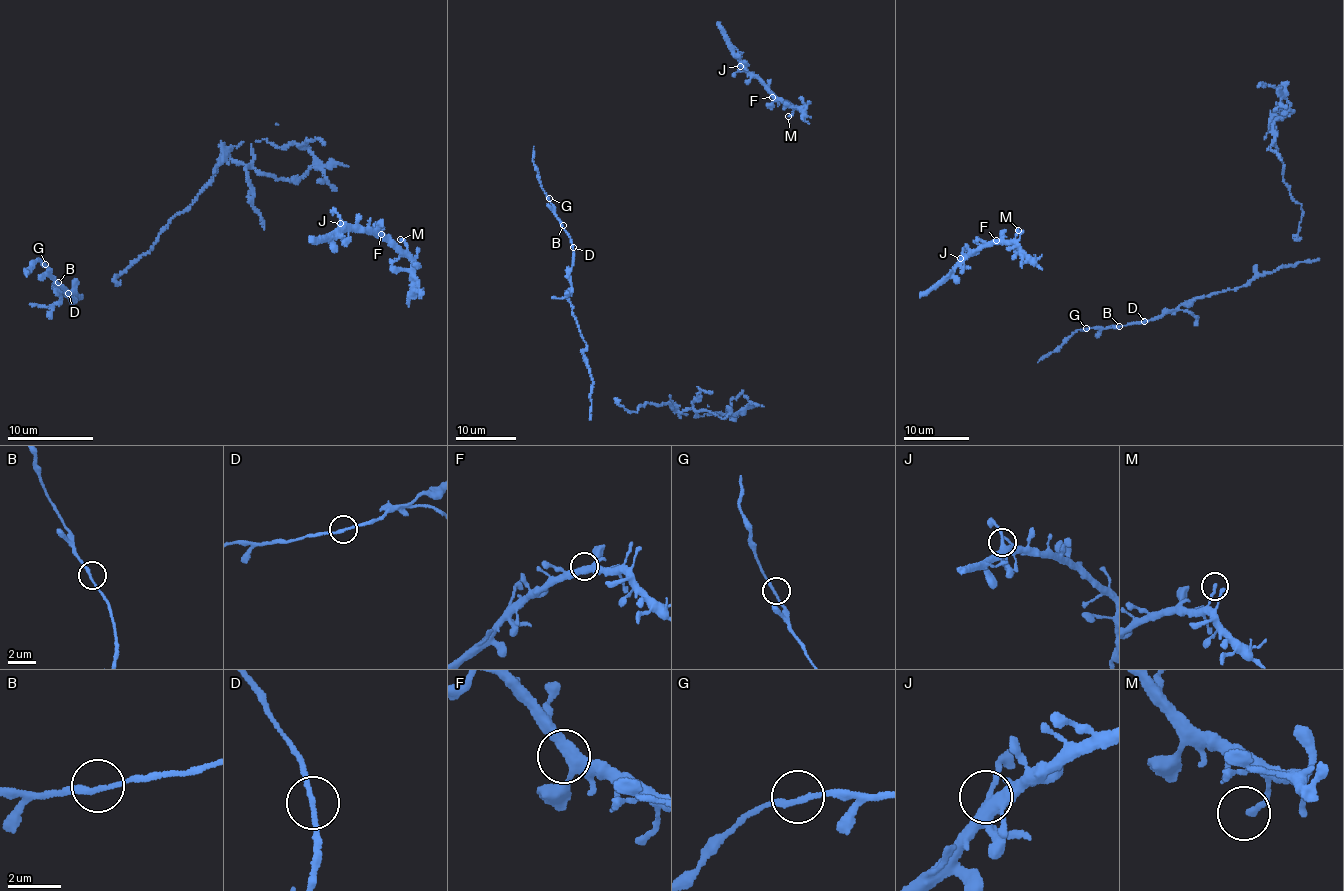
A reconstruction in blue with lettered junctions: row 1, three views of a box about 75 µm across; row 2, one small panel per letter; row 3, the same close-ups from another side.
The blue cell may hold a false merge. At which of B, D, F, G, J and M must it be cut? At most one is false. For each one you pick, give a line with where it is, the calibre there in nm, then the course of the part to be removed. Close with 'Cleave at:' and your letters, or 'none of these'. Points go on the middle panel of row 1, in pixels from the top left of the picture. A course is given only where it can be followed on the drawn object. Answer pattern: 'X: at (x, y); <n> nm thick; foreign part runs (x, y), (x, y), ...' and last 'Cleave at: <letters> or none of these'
D: at (573, 247); 180 nm thick
Cleave at: D

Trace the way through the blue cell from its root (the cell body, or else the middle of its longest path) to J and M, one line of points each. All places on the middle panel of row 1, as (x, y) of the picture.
J: (774, 95), (740, 66)
M: (774, 95), (794, 110), (788, 116)

